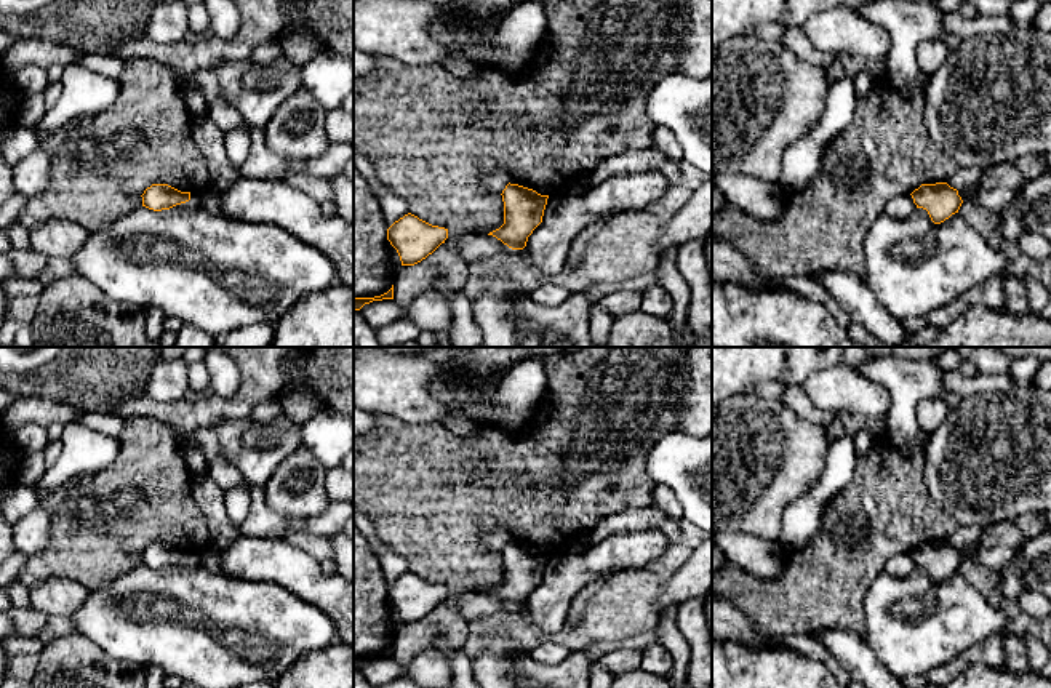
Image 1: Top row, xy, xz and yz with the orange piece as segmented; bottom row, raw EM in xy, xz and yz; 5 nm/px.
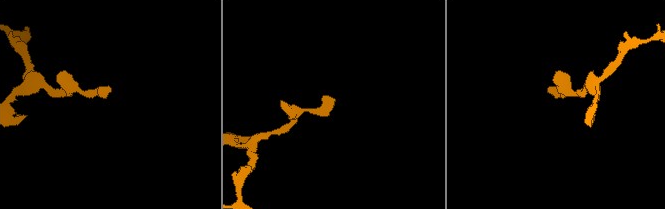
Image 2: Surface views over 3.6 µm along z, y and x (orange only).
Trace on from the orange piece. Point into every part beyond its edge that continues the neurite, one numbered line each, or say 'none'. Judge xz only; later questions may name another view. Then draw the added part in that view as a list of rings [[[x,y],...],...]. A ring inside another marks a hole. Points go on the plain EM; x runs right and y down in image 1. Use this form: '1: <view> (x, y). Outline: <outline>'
none

